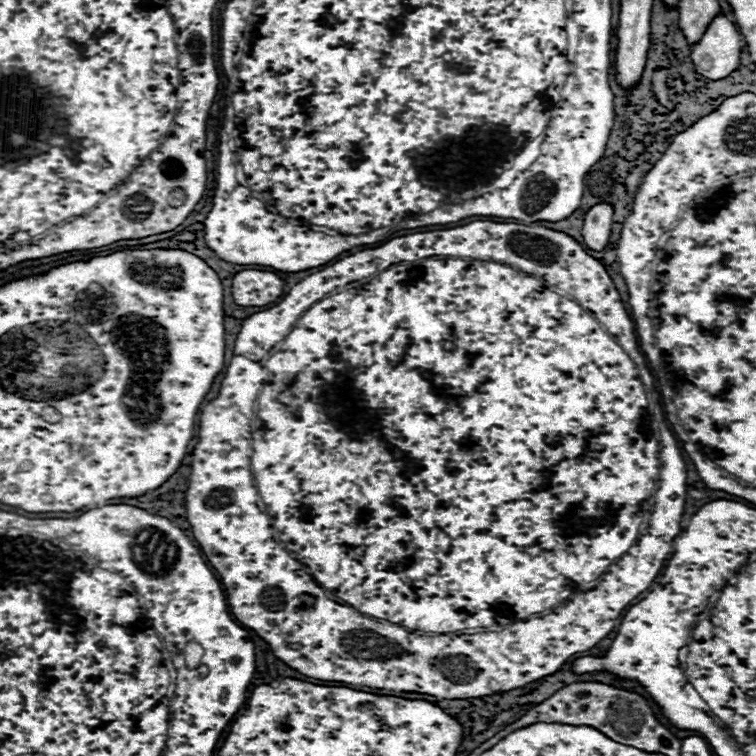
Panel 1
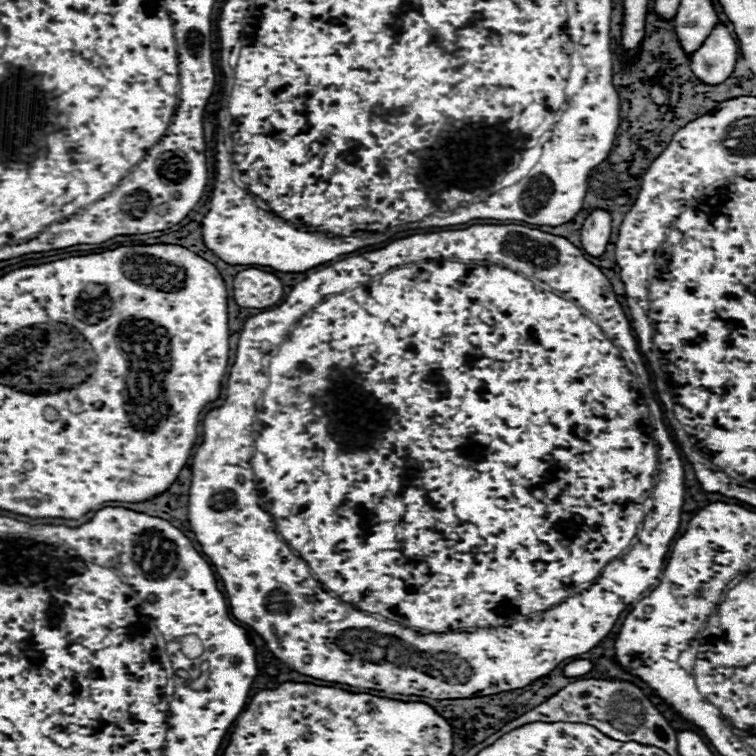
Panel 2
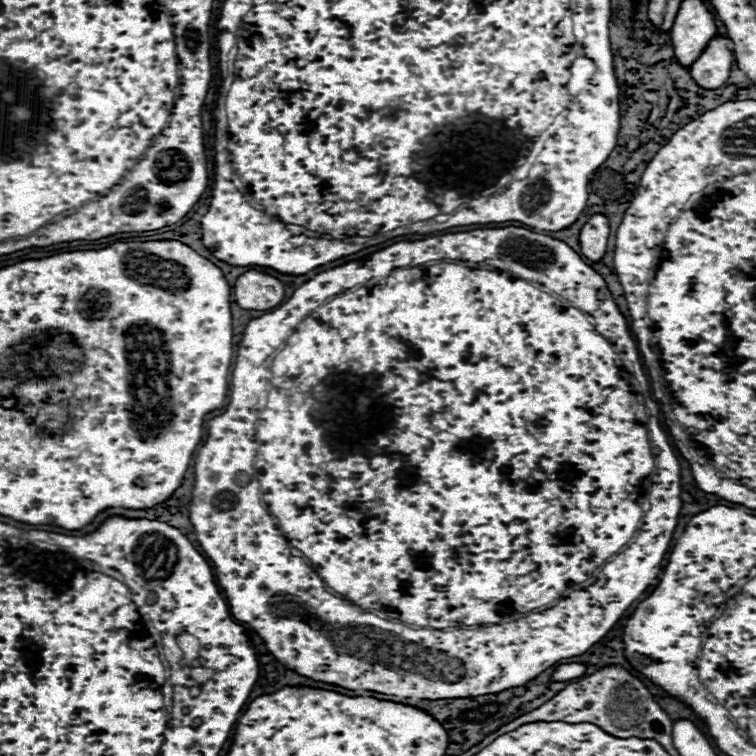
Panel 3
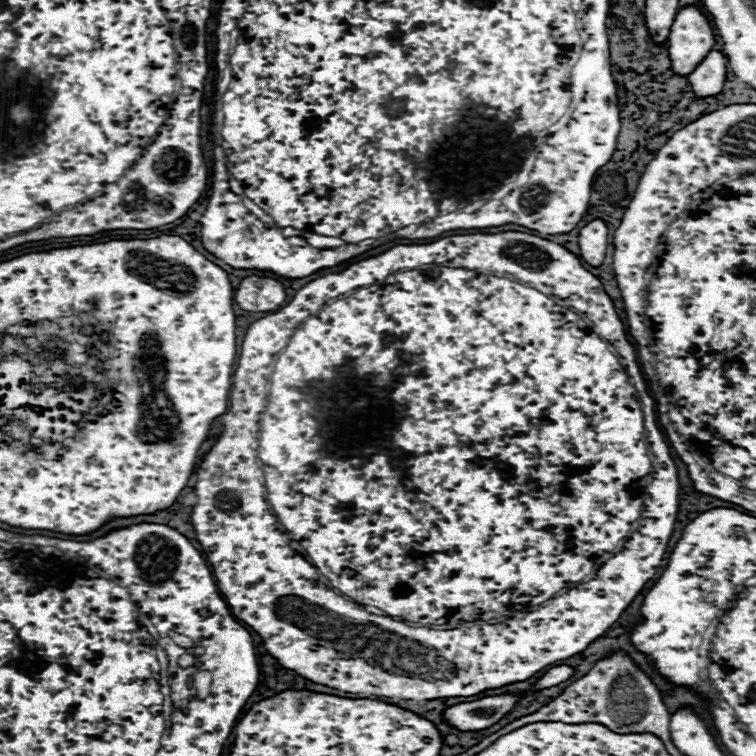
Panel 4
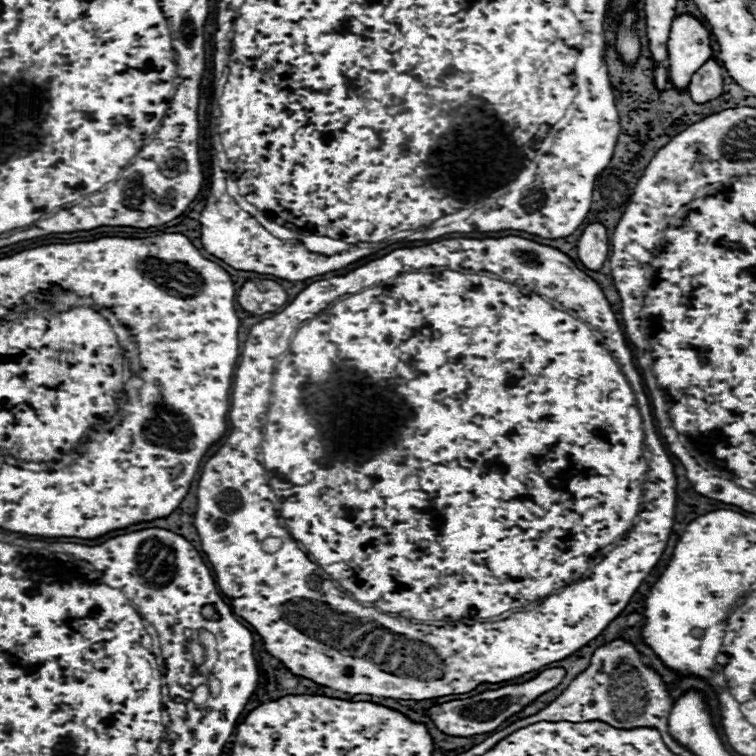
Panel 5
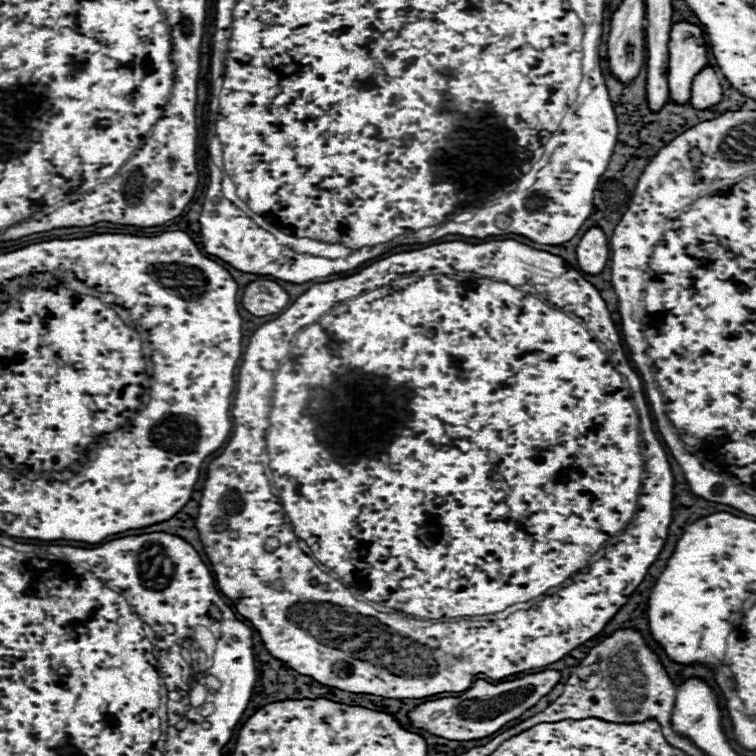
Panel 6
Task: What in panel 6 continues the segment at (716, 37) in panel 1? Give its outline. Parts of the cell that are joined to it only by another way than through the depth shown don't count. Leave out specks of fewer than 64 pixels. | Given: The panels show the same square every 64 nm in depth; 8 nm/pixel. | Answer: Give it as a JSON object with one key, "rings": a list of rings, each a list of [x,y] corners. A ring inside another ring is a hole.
{"rings":[[[708,66],[692,82],[690,104],[692,104],[692,108],[708,110],[714,104],[718,104],[720,100],[722,100],[722,86],[720,86],[718,74]]]}

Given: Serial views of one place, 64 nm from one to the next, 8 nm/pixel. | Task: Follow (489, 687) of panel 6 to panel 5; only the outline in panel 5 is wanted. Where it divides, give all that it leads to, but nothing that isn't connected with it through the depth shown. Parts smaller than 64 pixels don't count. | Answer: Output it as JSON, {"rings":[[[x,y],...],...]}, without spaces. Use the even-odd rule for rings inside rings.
{"rings":[[[550,668],[550,670],[540,672],[532,680],[522,682],[522,684],[506,684],[506,686],[500,686],[496,690],[484,690],[484,692],[478,692],[478,694],[470,694],[468,698],[462,698],[462,700],[450,700],[450,702],[434,704],[424,714],[436,724],[436,728],[440,732],[444,732],[448,736],[468,738],[468,736],[476,736],[476,734],[494,732],[504,720],[522,712],[530,702],[534,702],[544,692],[556,688],[562,682],[564,674],[566,674],[564,668]]]}

